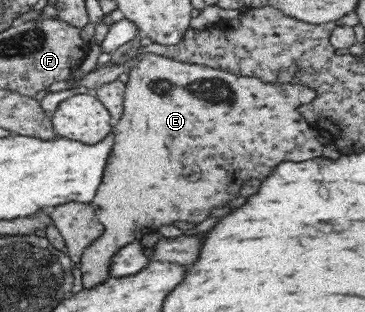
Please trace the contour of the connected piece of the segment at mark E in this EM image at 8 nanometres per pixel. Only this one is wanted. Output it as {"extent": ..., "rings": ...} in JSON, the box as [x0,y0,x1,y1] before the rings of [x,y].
{"extent":[78,52,324,288],"rings":[[[139,52],[131,61],[129,66],[128,81],[125,83],[123,96],[123,114],[118,119],[118,124],[114,126],[113,150],[109,156],[107,167],[102,179],[102,184],[97,188],[95,197],[91,205],[97,213],[98,220],[102,223],[103,232],[89,247],[85,248],[78,265],[81,265],[83,288],[94,288],[96,284],[102,284],[110,276],[110,260],[112,256],[123,246],[127,246],[133,241],[142,240],[142,236],[150,234],[158,226],[172,224],[172,222],[202,222],[208,218],[210,208],[222,206],[224,202],[236,198],[238,188],[241,187],[244,179],[266,178],[282,160],[298,162],[310,160],[316,156],[323,156],[324,141],[318,133],[300,113],[298,106],[310,103],[315,99],[314,90],[299,84],[270,84],[264,83],[256,77],[238,76],[231,72],[226,72],[217,68],[212,68],[204,64],[190,64],[178,60],[172,60],[166,56],[160,56],[153,52]]]}

